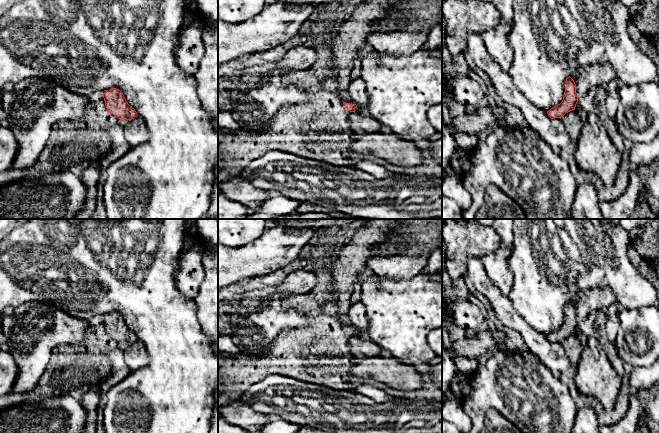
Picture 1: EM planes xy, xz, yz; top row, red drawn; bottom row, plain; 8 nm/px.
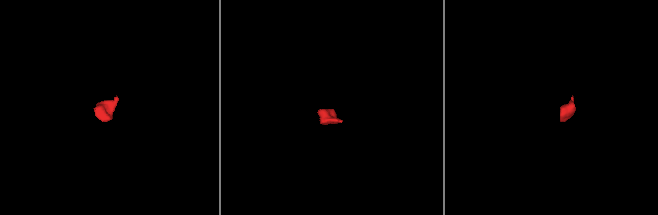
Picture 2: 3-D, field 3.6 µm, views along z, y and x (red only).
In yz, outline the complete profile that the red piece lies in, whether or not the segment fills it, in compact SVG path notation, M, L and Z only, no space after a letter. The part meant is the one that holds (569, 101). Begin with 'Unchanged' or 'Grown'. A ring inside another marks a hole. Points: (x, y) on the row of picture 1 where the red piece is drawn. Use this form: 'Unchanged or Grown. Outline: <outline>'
Grown. Outline: M610 64L579 66L565 81L562 102L547 111L548 116L551 119L561 119L566 113L575 110L578 100L583 98L591 88L608 84L612 79L616 79L616 74Z

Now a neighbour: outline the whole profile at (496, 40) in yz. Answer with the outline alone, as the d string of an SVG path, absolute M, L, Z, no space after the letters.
M493 0L500 14L500 22L494 29L482 34L483 41L490 56L499 64L503 71L508 72L513 62L513 50L508 42L508 34L512 29L513 0Z

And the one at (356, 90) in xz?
M360 77L350 81L348 94L351 98L350 104L356 104L355 113L370 116L368 109L368 98L365 92L364 80Z

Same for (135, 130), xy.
M141 116L122 122L125 138L131 148L141 145L149 140L149 133L145 121Z

